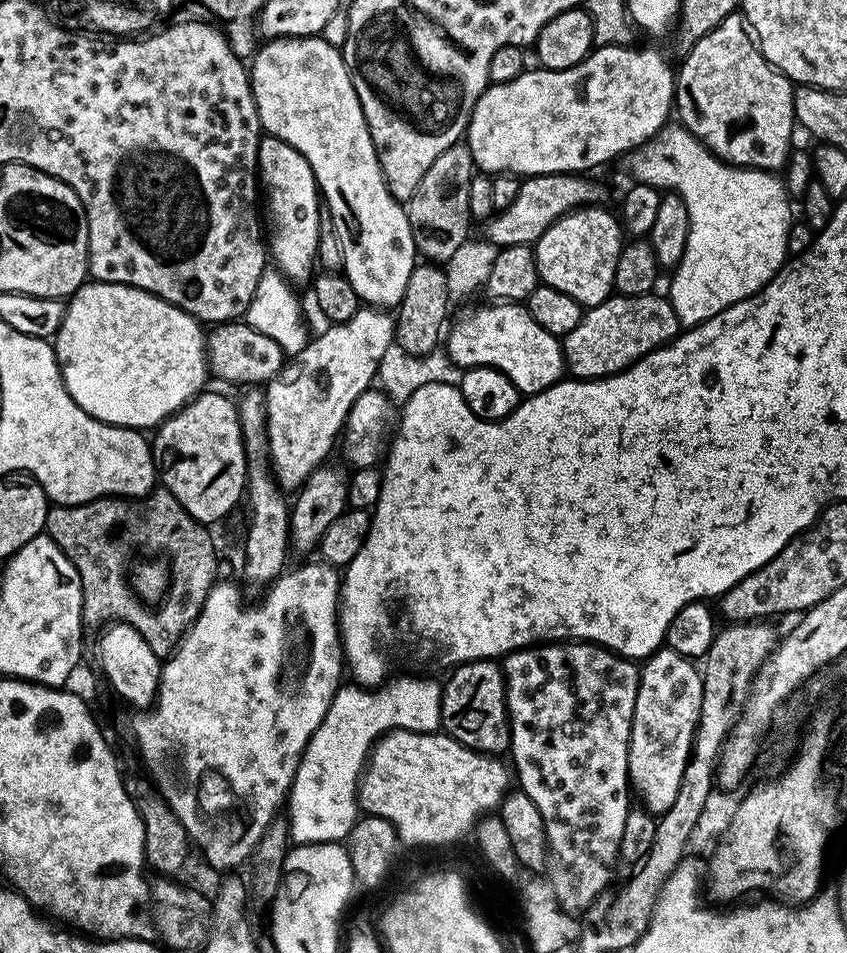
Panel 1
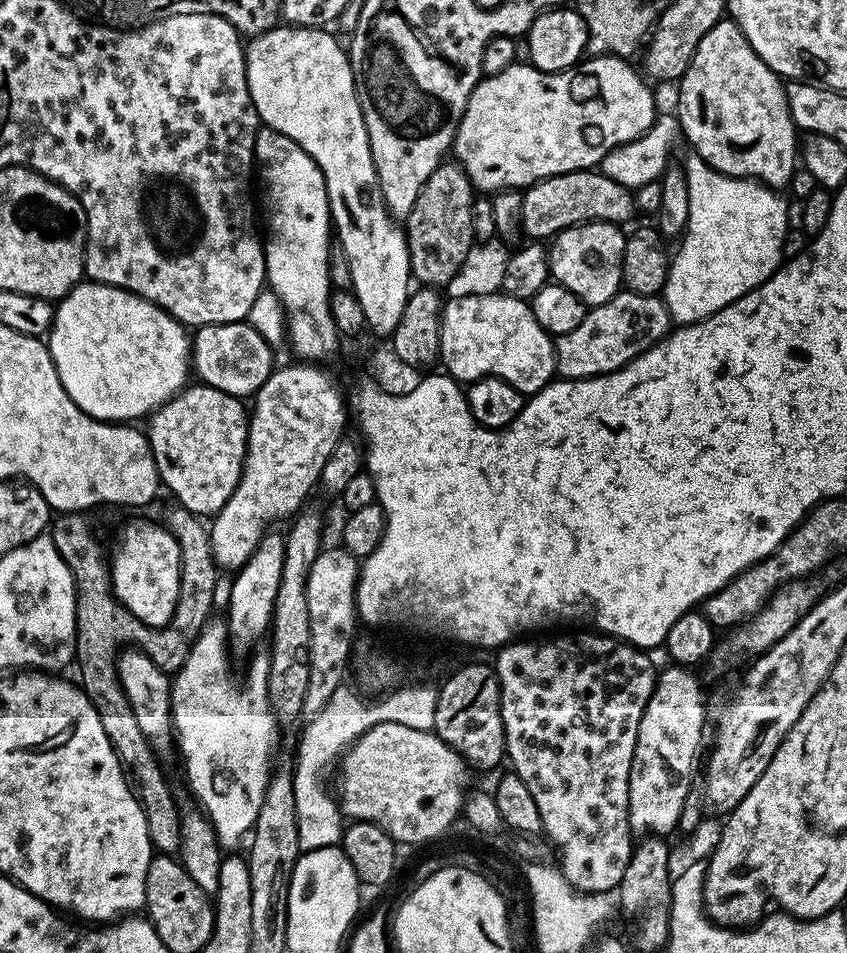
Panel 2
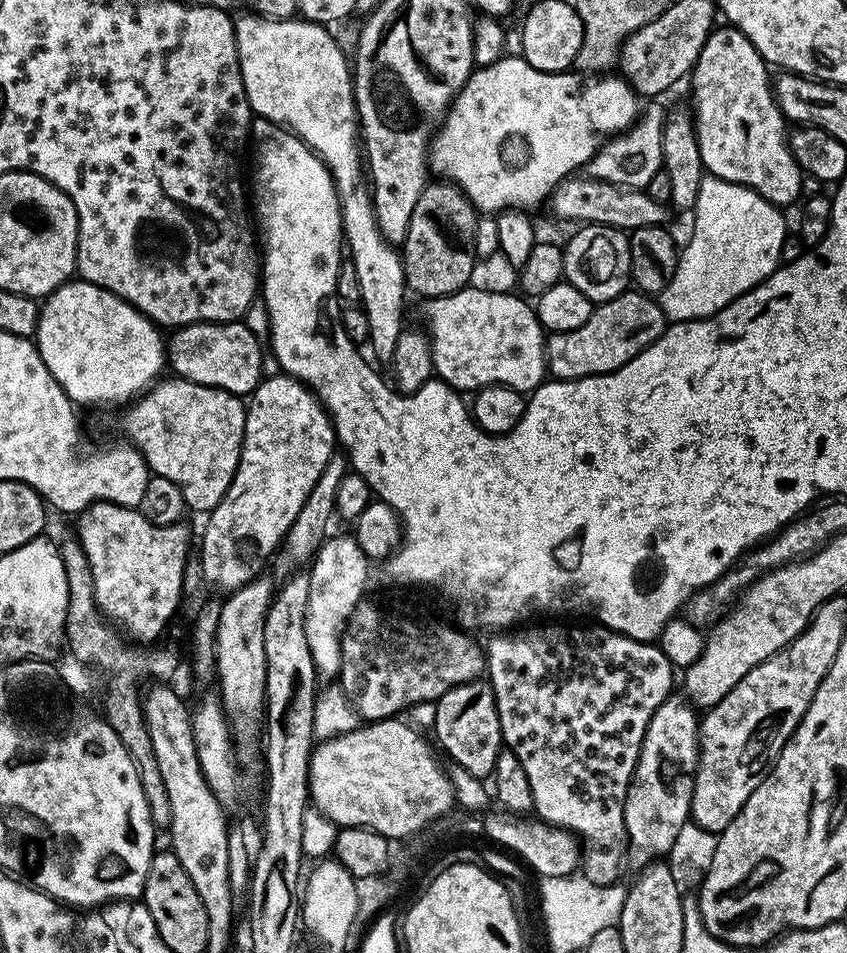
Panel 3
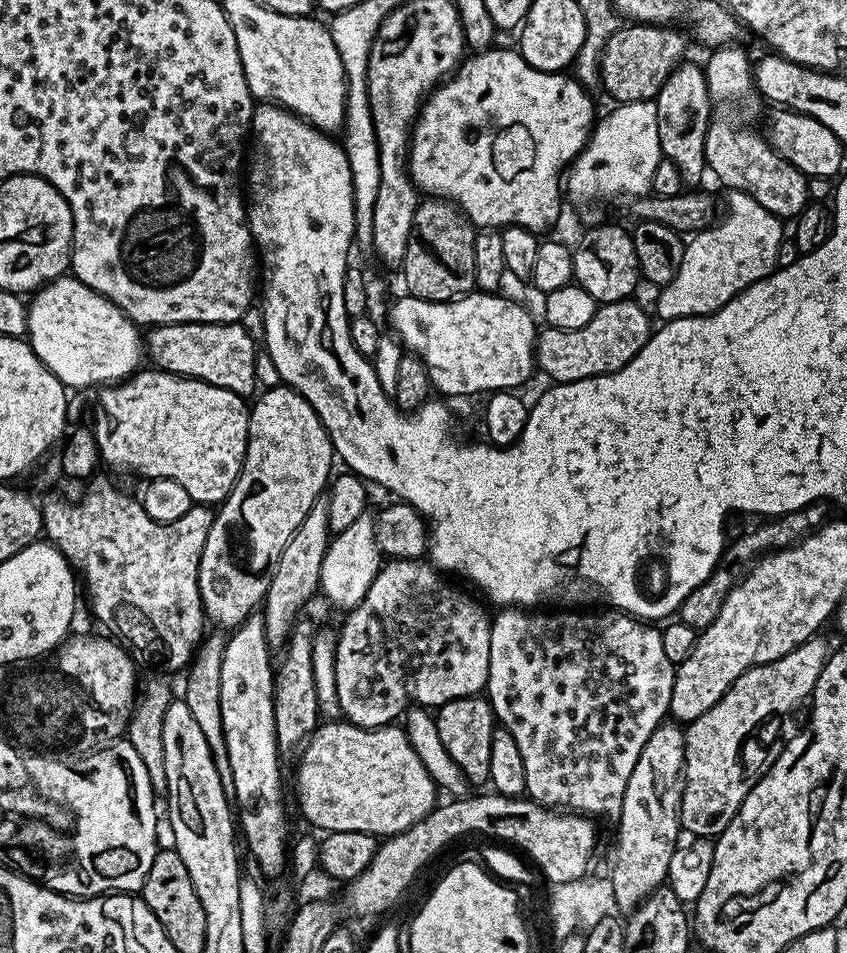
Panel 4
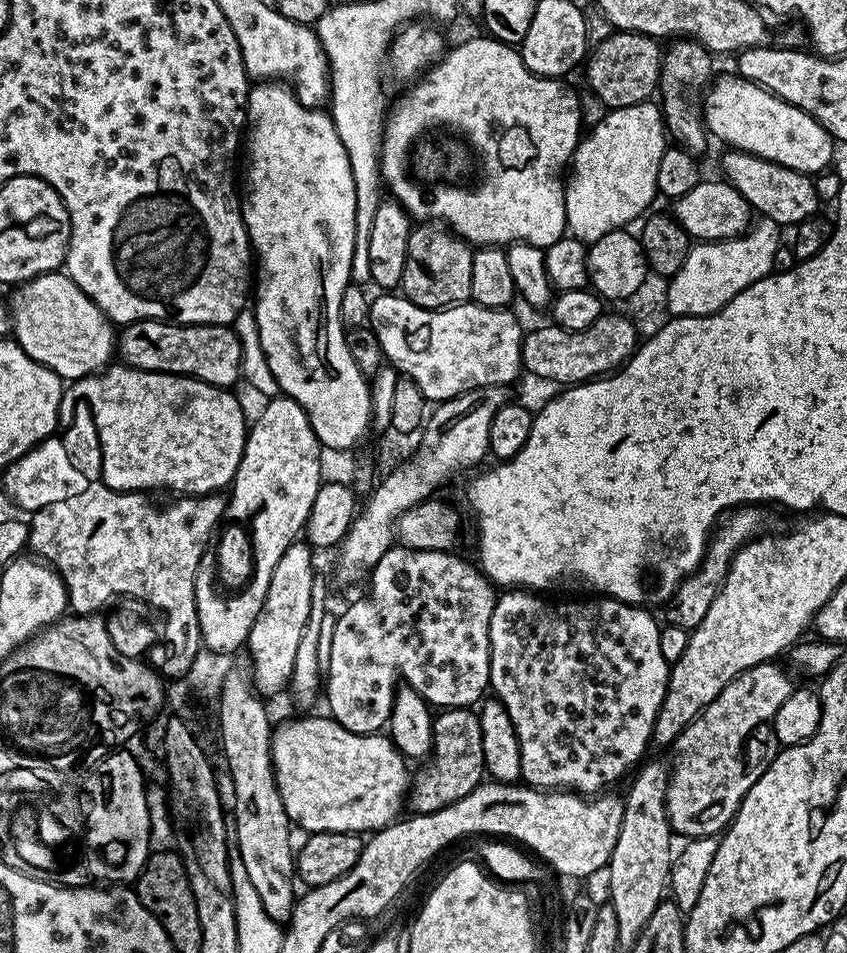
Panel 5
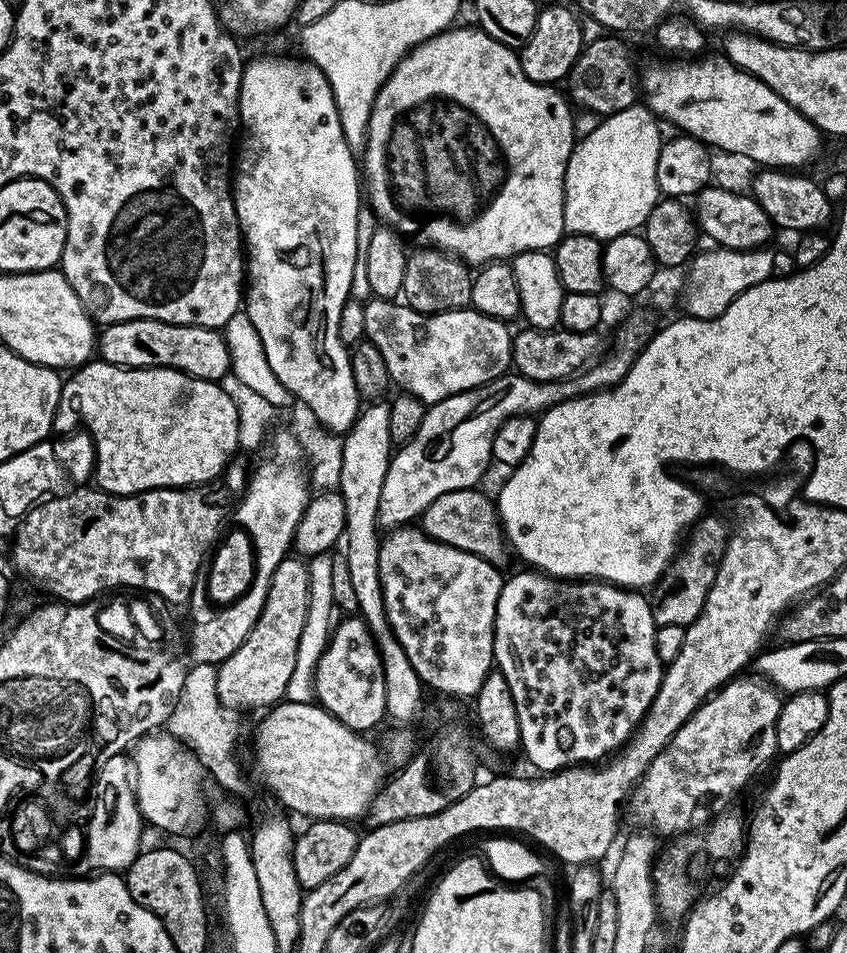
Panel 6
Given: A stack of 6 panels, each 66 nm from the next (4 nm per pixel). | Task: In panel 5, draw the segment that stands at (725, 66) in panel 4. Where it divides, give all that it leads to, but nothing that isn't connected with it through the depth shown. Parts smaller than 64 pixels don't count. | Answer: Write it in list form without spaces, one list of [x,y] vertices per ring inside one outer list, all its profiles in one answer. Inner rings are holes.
[[[725,151],[724,172],[729,184],[735,186],[738,194],[746,198],[753,213],[765,220],[772,220],[781,226],[795,226],[817,215],[822,202],[816,193],[816,185],[811,175],[795,172],[781,164],[752,156],[749,152]]]

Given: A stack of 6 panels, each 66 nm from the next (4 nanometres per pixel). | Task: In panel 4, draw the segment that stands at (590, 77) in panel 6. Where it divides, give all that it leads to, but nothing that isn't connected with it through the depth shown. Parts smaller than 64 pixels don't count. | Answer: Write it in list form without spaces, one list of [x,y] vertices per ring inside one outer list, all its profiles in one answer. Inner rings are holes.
[[[625,23],[606,42],[601,54],[600,72],[604,89],[618,104],[655,101],[666,78],[685,59],[683,35],[685,36],[685,33],[676,26]]]

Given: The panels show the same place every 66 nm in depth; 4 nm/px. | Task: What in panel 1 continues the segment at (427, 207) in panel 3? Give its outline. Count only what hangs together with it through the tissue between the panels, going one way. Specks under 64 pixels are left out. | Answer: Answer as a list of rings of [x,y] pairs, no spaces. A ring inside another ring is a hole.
[[[461,142],[442,150],[434,158],[430,170],[426,170],[414,198],[406,202],[410,230],[414,234],[417,253],[428,262],[447,262],[458,246],[470,238],[468,224],[473,223],[470,214],[470,182],[477,171],[467,143]]]

